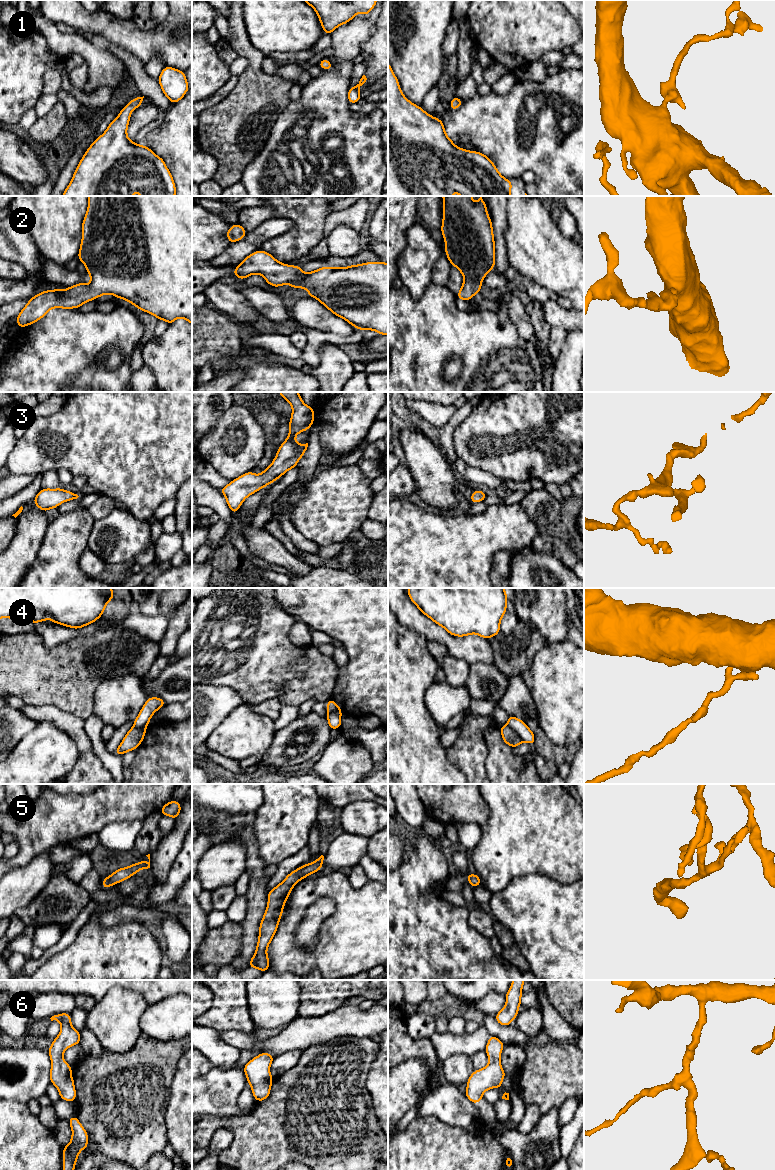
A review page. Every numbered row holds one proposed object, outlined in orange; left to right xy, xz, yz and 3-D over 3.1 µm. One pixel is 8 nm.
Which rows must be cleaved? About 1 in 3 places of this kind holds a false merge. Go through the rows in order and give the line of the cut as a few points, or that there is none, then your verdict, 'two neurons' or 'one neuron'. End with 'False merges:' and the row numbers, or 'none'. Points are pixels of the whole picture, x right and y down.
1: no cut; one neuron
2: no cut; one neuron
3: no cut; one neuron
4: cut in yz along (507, 724), (523, 740); two neurons
5: no cut; one neuron
6: no cut; one neuron
False merges: 4

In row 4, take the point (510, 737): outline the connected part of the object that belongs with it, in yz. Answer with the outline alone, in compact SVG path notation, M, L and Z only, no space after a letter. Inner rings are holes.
M508 724L500 727L500 732L503 741L512 748L519 746L523 741L520 736Z

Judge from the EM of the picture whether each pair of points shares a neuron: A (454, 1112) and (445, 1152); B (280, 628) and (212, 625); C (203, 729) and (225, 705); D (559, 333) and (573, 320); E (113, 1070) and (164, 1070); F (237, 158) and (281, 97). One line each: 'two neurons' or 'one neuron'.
A: two neurons
B: one neuron
C: one neuron
D: two neurons
E: one neuron
F: one neuron

